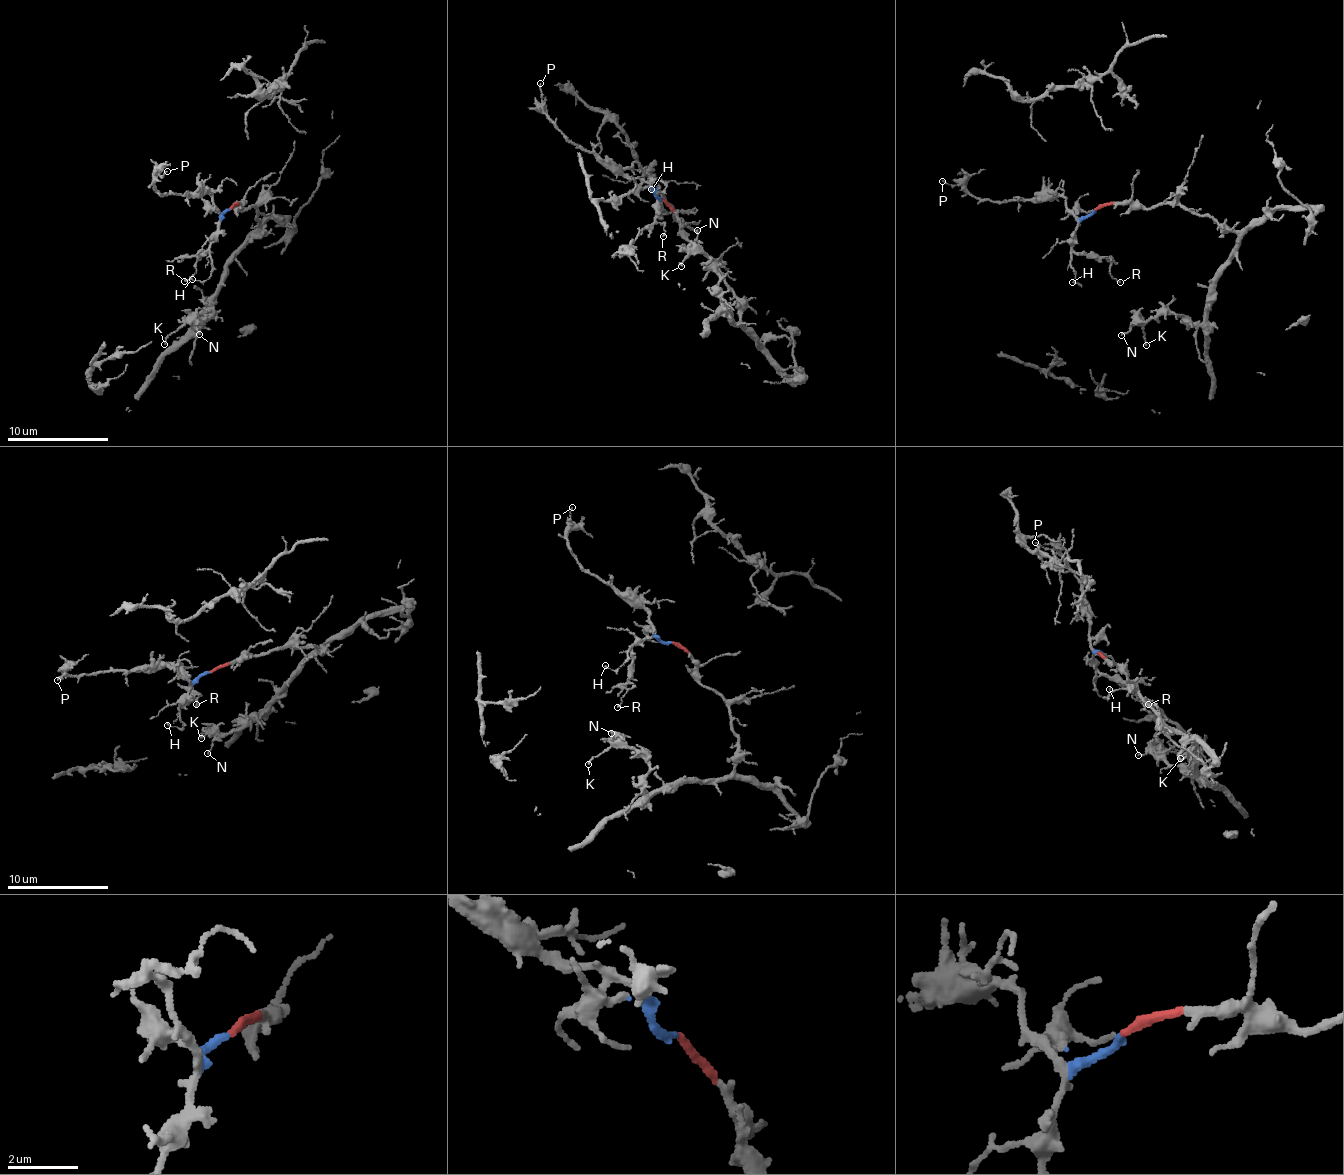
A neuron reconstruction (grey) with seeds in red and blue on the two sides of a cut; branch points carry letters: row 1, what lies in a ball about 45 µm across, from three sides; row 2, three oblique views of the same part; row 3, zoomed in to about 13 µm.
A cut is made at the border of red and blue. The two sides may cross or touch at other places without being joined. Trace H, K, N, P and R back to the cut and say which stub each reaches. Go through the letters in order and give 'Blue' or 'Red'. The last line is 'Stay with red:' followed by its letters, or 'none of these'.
H: Blue
K: Red
N: Red
P: Blue
R: Blue
Stay with red: K, N

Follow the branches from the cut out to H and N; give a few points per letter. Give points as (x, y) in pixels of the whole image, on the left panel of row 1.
H: (228, 208), (217, 225), (211, 245), (212, 271), (199, 281), (191, 278)
N: (228, 208), (254, 206), (259, 223), (228, 264), (201, 323), (213, 315), (196, 329), (200, 333)

